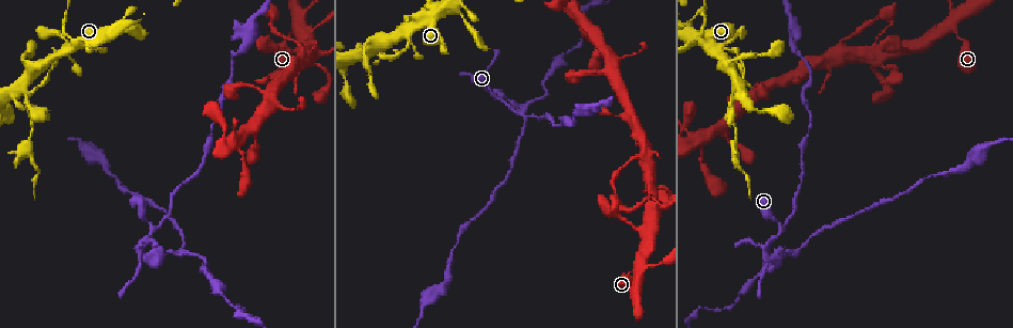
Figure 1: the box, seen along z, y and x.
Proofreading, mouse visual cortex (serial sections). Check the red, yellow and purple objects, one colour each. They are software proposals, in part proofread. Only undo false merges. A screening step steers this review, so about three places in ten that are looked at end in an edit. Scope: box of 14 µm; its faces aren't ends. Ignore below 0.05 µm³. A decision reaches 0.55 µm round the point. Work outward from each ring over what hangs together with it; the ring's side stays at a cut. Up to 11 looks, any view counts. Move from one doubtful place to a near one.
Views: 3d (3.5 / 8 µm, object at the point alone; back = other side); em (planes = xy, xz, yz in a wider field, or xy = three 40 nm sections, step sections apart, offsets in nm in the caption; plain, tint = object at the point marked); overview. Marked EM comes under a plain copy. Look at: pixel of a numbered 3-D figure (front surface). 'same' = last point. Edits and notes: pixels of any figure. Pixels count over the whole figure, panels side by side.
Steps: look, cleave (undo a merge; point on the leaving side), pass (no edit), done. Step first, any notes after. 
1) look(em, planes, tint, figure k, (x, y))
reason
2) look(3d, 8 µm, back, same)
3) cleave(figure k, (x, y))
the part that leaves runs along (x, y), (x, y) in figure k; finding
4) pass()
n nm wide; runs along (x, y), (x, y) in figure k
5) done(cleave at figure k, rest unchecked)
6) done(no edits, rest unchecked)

look(3d, 3.5 µm, figure 1, (703, 39))
three arms meet

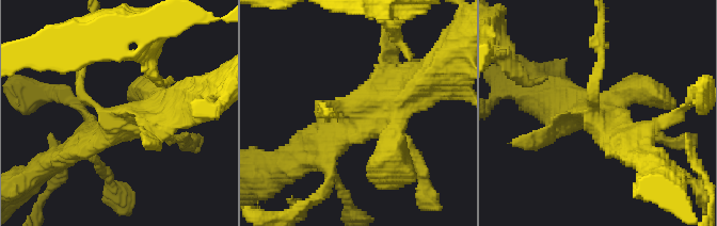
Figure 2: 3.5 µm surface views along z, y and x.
look(em, xy, step 3, tint, figure 2, (589, 108))
3 arms; arms of 150, 300, 350 nm

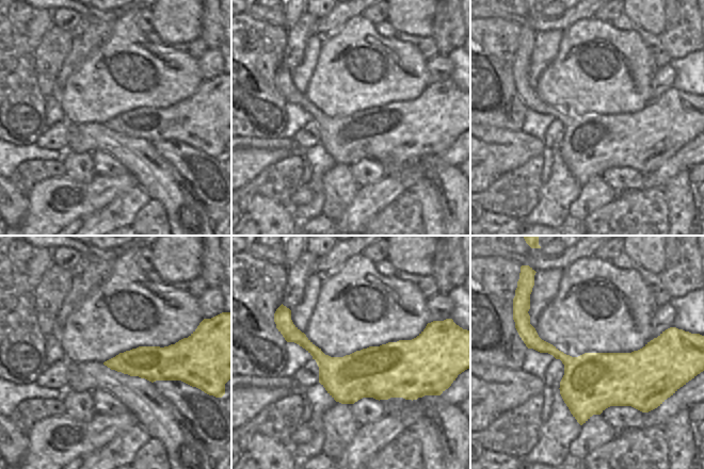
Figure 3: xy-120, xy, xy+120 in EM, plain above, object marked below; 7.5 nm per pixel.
cleave(figure 2, (593, 80))
the part that leaves runs along (590, 107), (602, 61), (602, 21) in figure 2; two cells meet here

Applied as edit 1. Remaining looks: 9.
look(overview)

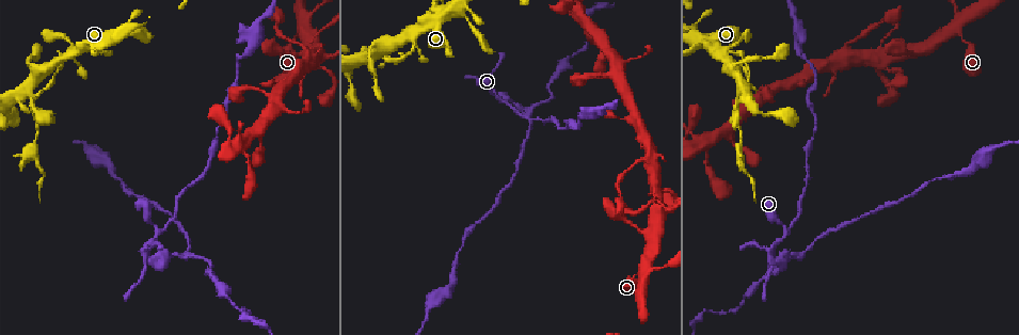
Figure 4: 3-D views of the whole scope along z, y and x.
look(3d, 8 µm, figure 4, (152, 262))
branch point

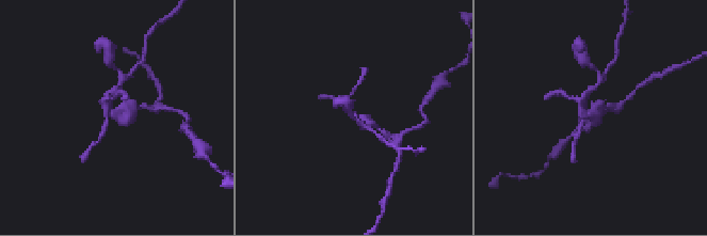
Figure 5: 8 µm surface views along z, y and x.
look(em, xy, step 5, tint, figure 5, (119, 112))
now the EM

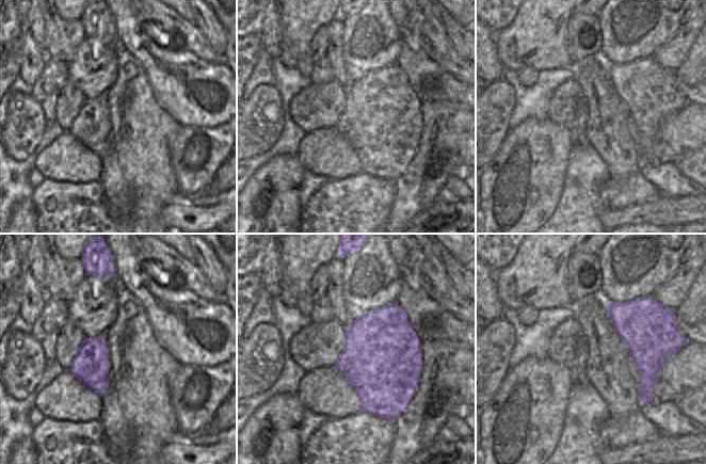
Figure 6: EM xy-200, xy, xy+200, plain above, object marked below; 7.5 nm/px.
cleave(figure 5, (131, 112))
the part that leaves runs along (114, 115), (123, 108), (151, 109) in figure 5; two cells meet here

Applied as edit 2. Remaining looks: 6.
look(3d, 3.5 µm, figure 4, (35, 113))
thick turns thin

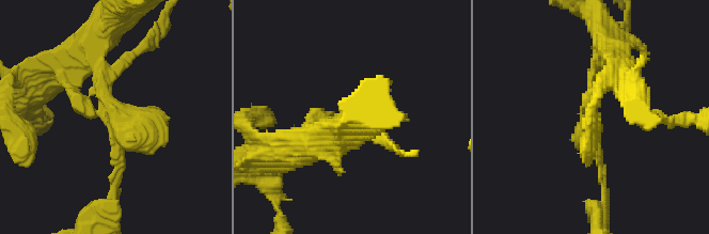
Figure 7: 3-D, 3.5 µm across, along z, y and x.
look(em, planes, tint, figure 7, (108, 110))
need the tissue

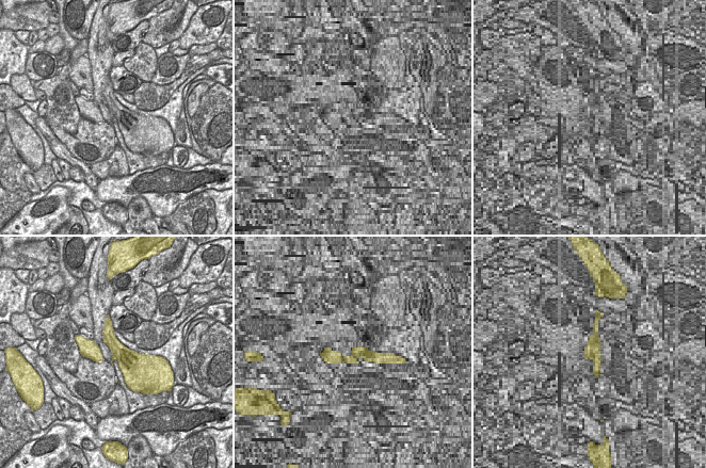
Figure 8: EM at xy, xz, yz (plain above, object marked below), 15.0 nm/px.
pass()
360 nm wide; runs along (93, 45), (110, 104), (116, 175) in figure 7; all the same cell

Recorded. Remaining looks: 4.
look(3d, 3.5 µm, figure 4, (302, 32))
thin arm on a thick one

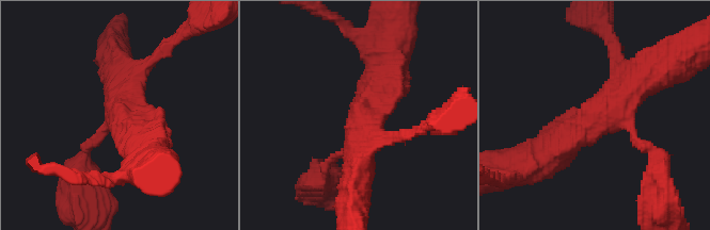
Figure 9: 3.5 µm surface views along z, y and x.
look(em, xy, step 3, tint, figure 9, (615, 111))
4 arms; arms of 150, 200, 400, 400 nm

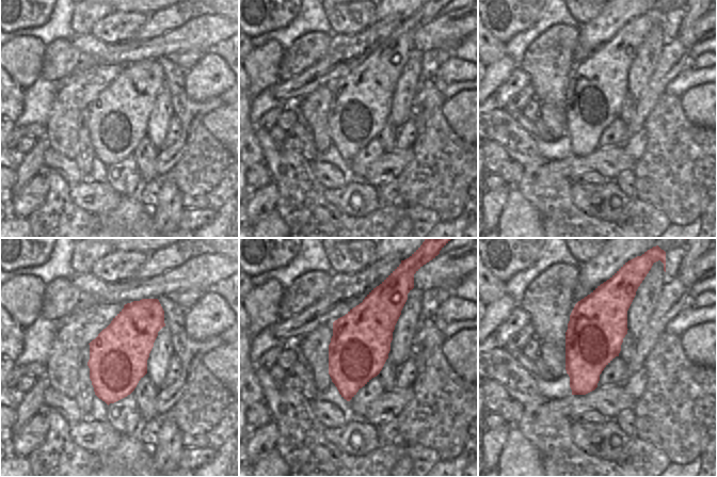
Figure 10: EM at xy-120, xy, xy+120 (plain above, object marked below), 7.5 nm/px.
pass()
440 nm wide; runs along (322, 179), (382, 84) in figure 9; continuous, no second cell

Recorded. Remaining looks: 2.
done(cleave at figure 2, cleave at figure 5, rest unchecked)

